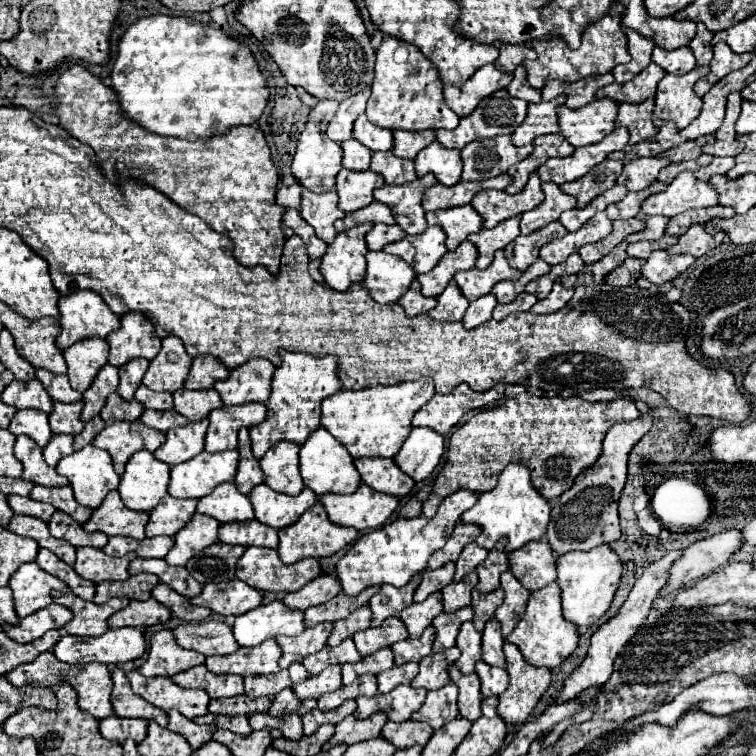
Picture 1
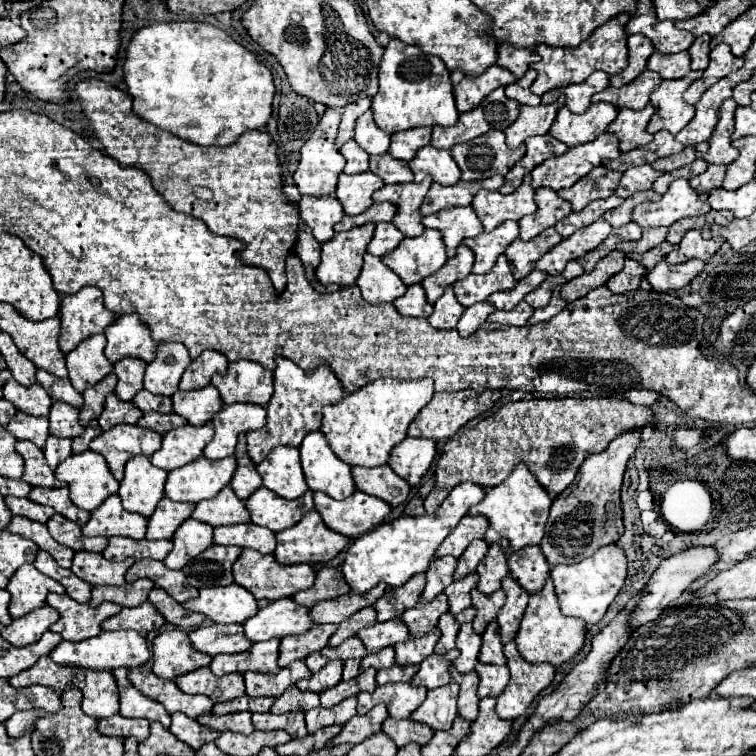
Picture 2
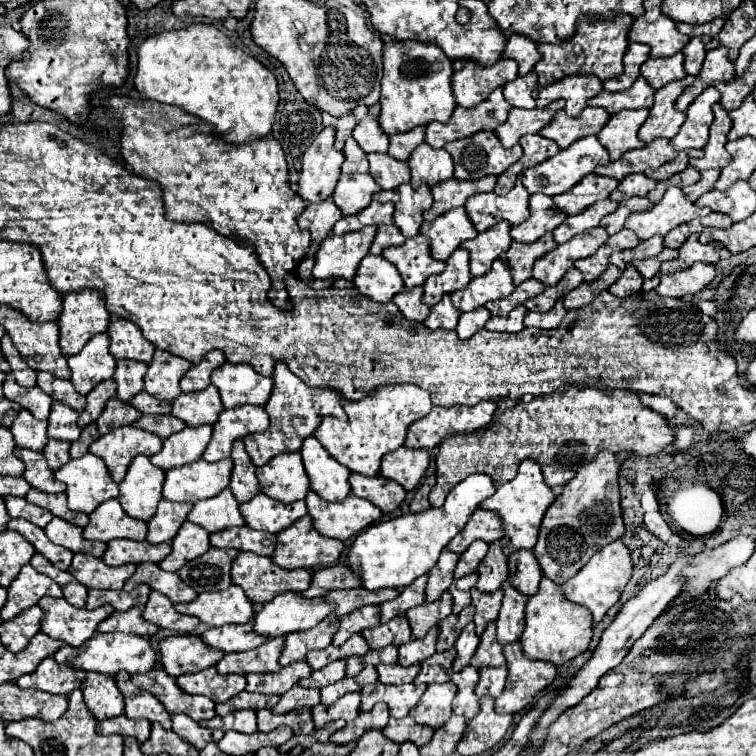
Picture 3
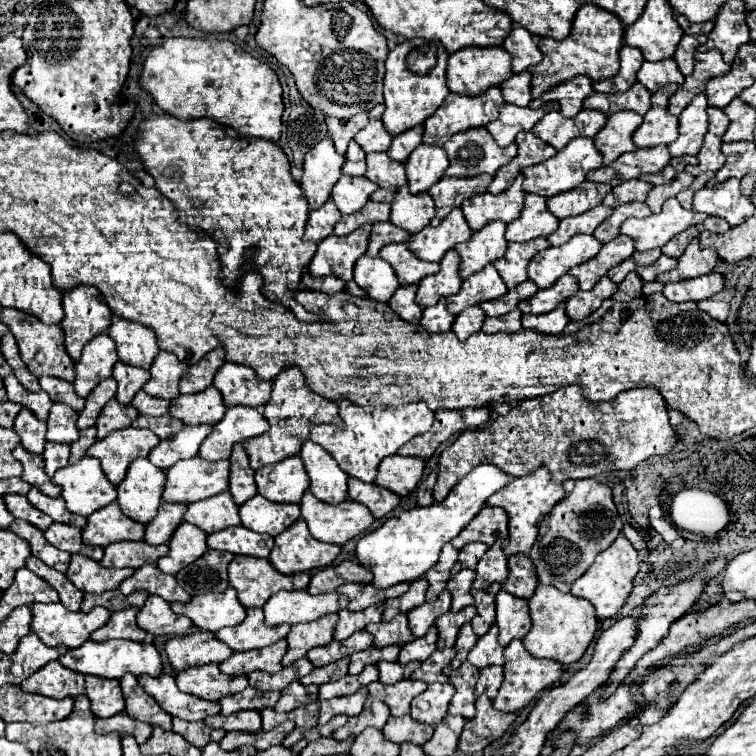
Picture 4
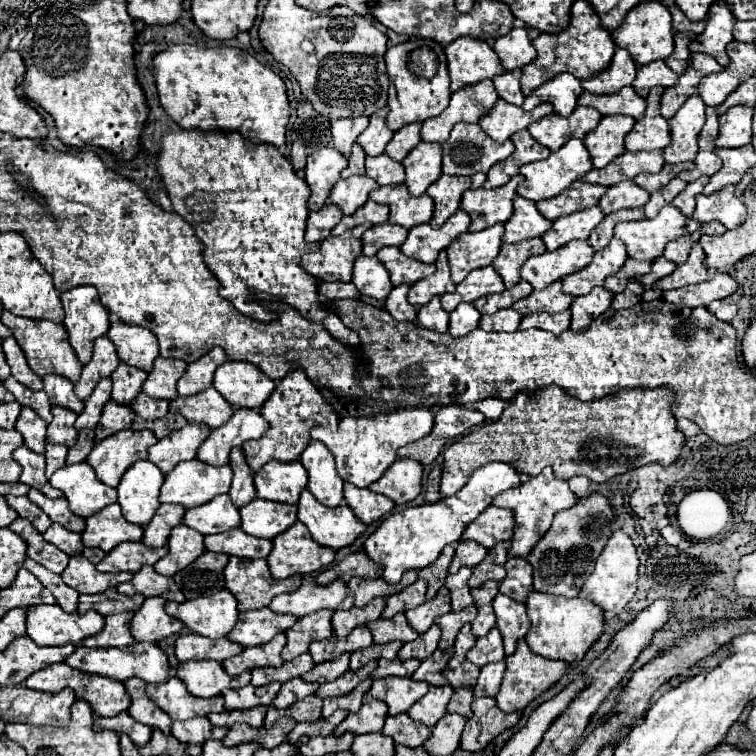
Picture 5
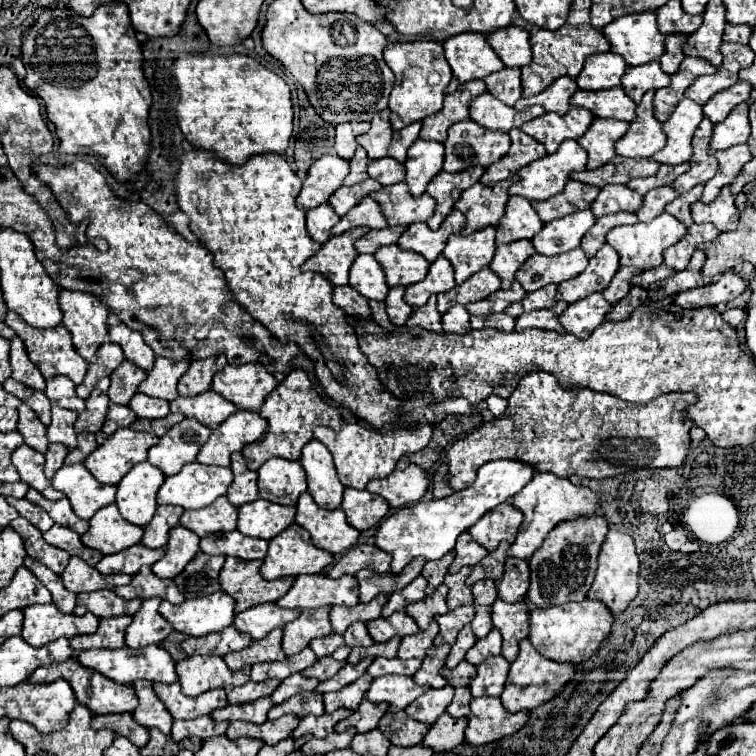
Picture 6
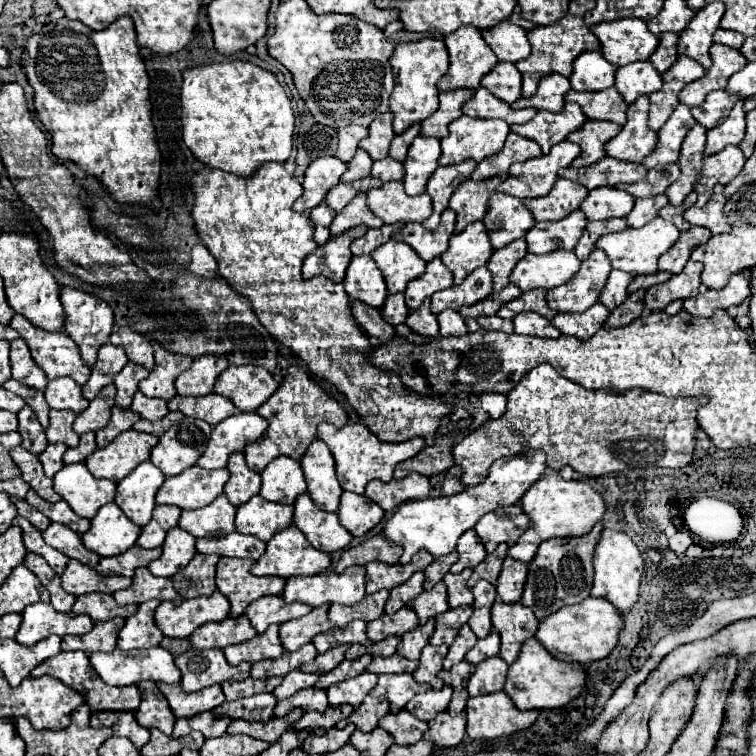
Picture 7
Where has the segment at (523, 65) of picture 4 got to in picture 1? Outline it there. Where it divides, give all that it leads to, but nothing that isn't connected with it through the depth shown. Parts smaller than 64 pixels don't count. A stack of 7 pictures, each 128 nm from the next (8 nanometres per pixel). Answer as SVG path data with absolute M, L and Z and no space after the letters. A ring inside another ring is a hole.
M502 44L500 46L500 56L494 62L498 70L512 74L516 70L516 66L520 66L524 60L534 60L536 52L532 48L528 48L526 44L514 46L514 44Z

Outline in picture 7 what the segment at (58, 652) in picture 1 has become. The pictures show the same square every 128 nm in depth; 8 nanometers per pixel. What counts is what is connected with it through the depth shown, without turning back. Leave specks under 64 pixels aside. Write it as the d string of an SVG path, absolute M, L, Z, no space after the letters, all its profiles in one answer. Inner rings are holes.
M160 646L146 648L146 650L132 650L132 652L122 652L118 648L108 654L96 652L90 656L90 662L94 670L98 672L98 676L110 686L130 686L142 680L154 680L154 682L178 682L180 680L180 670L174 664L174 656Z

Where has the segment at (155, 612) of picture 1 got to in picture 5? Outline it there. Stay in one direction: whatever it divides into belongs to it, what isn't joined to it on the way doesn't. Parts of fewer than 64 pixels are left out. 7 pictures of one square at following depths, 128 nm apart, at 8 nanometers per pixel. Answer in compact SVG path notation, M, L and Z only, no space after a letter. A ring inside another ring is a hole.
M120 612L120 614L110 614L106 616L106 626L102 628L102 632L88 636L86 640L82 640L82 646L88 648L98 648L98 646L130 646L134 644L134 638L130 634L130 620L132 620L132 612Z

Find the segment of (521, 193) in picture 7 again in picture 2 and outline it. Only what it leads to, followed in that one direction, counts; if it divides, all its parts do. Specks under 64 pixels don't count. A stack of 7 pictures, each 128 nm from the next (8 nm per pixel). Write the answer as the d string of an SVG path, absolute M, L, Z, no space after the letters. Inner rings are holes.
M604 132L596 140L568 148L562 156L552 156L544 160L540 166L536 166L532 176L532 188L570 188L580 178L584 178L592 168L600 166L604 160L614 160L620 156L618 140L616 136Z

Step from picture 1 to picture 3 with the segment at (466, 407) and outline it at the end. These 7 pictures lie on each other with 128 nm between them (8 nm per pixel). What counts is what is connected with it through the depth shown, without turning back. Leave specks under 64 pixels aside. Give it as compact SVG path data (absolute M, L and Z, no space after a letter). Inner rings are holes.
M486 400L476 406L456 406L440 408L434 406L428 416L418 420L408 428L406 448L424 448L432 450L450 434L464 434L484 428L494 416L496 404Z

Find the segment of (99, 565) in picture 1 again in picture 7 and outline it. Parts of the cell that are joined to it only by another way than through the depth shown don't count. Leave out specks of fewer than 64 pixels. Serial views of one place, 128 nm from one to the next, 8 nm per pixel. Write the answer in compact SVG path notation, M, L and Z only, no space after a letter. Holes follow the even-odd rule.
M70 560L60 578L62 578L62 588L74 596L82 596L90 592L112 594L116 590L124 590L130 586L130 578L100 576L98 572L94 572L92 568L84 566L78 560Z

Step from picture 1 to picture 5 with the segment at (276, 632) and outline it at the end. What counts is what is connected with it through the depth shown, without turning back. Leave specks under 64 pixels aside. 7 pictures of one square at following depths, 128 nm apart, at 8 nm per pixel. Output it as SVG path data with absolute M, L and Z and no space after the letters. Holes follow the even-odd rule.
M304 578L298 590L276 596L268 608L272 608L278 614L294 614L296 618L300 618L320 608L350 610L352 606L354 606L354 596L344 582L336 580L326 586L320 586L314 580Z

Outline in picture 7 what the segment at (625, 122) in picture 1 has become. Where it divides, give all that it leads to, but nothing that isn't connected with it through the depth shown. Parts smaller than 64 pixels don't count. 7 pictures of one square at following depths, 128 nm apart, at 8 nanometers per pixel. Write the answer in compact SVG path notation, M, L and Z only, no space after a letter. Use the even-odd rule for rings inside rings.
M586 120L584 126L580 126L578 130L570 132L566 136L566 140L576 142L582 152L580 156L572 162L572 166L590 166L596 164L600 158L604 158L604 144L608 142L608 138L614 138L620 132L618 124L612 122L598 122L598 120Z

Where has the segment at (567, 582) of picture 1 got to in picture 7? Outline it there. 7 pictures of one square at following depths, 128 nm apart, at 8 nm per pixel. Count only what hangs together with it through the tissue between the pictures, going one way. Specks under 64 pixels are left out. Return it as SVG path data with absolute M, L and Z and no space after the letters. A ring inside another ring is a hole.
M604 528L594 552L594 586L590 594L610 600L620 612L628 612L638 600L642 574L644 574L644 560L632 538L624 532Z

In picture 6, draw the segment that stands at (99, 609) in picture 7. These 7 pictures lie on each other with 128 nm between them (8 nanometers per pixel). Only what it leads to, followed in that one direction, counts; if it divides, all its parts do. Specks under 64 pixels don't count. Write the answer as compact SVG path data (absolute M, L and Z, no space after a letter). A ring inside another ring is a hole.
M96 590L78 594L78 602L74 608L76 616L92 612L96 618L112 618L122 614L134 614L128 610L128 602L114 594L114 590Z

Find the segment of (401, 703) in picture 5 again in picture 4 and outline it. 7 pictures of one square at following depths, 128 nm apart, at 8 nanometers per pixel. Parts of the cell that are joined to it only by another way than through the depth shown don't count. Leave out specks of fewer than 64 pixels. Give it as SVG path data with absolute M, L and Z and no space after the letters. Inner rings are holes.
M400 680L396 684L380 684L380 682L374 682L370 684L370 696L372 698L378 698L382 700L392 716L404 716L410 712L410 702L412 698L416 698L420 692L426 690L426 682L420 682L420 680Z

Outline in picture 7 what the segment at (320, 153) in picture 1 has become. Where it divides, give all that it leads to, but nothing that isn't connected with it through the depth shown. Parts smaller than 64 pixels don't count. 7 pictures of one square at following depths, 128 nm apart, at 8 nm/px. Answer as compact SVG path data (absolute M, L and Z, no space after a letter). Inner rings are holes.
M324 156L314 160L304 172L304 194L294 202L292 208L296 212L308 212L318 206L328 190L340 182L340 176L346 172L346 168L348 166L336 156Z

